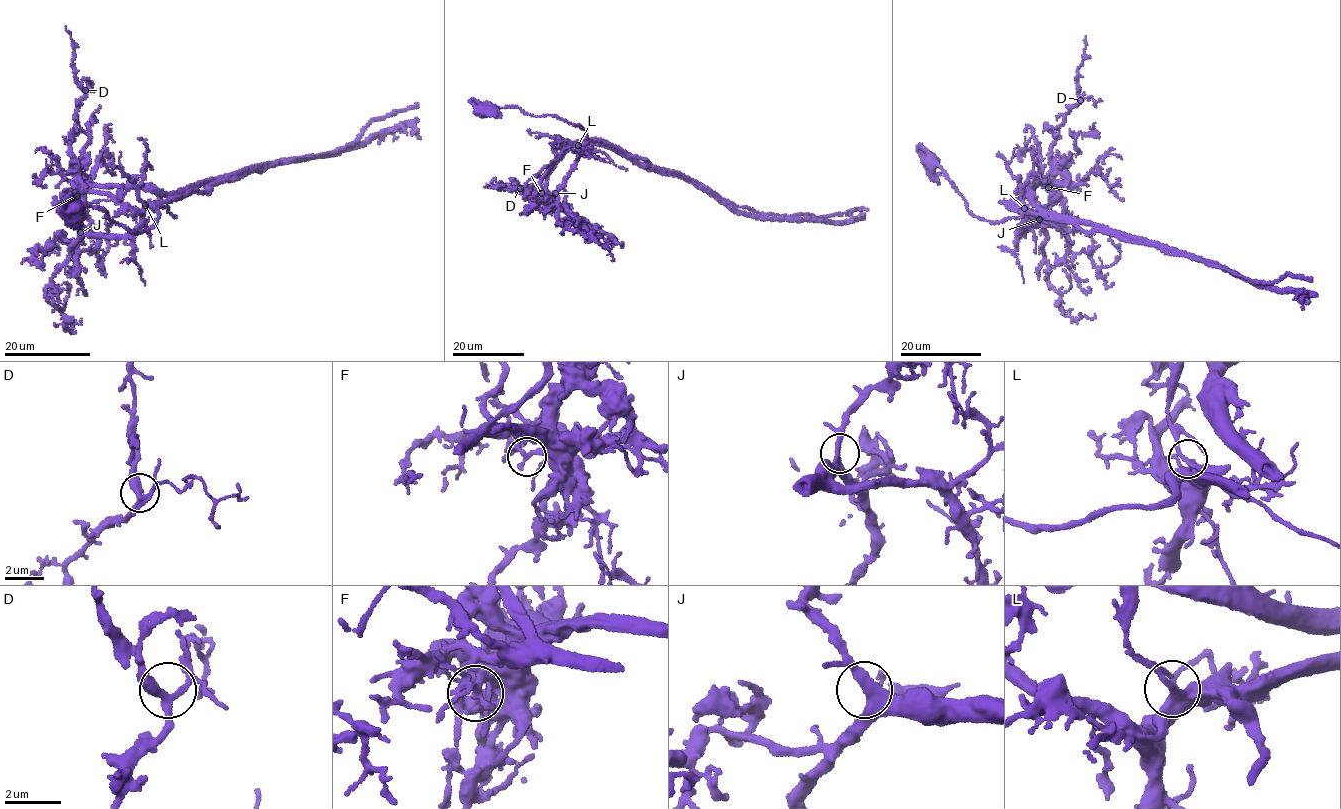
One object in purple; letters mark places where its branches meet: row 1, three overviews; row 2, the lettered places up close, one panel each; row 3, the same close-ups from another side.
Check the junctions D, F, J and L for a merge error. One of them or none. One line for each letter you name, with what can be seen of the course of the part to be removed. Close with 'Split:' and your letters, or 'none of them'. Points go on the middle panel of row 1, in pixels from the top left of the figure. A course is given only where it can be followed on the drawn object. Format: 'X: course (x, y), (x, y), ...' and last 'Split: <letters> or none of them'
F: course (541, 193), (566, 152), (591, 141), (687, 177), (757, 216), (843, 221), (868, 209)
Split: F

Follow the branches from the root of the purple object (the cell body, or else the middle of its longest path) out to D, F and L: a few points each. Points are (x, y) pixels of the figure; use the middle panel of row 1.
D: (484, 109), (554, 115), (586, 133), (581, 147), (563, 150), (537, 189), (520, 188)
F: (484, 109), (554, 115), (585, 132), (581, 147), (568, 147), (553, 162), (541, 193)
L: (484, 109), (492, 106), (517, 107), (533, 116), (554, 115), (565, 119), (585, 132), (586, 138), (578, 145)

